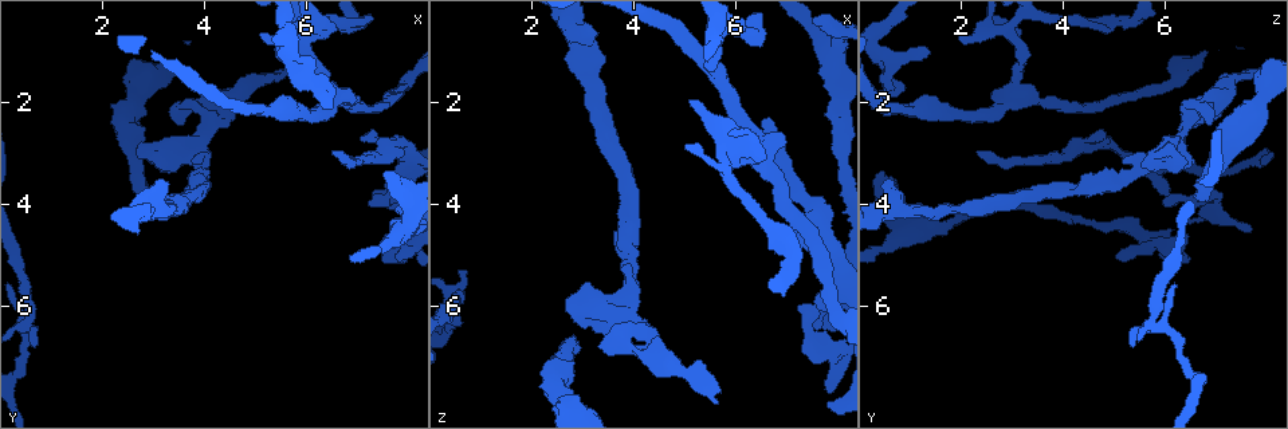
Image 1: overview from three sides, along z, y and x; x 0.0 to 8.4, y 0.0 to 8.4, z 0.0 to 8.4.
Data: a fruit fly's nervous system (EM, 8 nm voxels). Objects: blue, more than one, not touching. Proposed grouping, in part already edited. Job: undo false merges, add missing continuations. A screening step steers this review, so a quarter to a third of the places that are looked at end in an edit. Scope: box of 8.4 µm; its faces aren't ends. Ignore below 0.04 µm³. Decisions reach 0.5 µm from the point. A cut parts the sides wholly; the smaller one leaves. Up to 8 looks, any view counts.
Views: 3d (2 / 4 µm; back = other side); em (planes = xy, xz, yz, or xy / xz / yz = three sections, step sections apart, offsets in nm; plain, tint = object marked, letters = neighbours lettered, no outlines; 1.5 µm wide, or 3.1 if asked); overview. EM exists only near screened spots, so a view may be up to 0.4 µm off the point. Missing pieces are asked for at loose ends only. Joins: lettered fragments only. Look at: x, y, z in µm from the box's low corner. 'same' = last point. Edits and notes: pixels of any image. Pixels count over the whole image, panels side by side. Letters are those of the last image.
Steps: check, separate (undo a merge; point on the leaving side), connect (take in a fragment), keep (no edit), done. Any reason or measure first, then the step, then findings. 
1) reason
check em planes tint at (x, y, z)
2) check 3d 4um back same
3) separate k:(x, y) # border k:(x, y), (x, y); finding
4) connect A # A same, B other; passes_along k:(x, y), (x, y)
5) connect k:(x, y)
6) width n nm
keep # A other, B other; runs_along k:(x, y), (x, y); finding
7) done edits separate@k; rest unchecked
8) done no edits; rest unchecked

check em planes letters at (5.65, 1.35, 7.90)

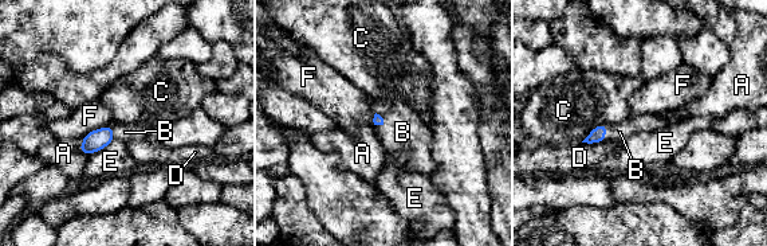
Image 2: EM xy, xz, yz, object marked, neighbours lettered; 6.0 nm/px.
connect B # A other, B same, C other, D other, E other, F other; passes_along 2:(597, 135), (605, 133), (620, 132); the neuron continues

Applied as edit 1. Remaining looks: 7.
check overview

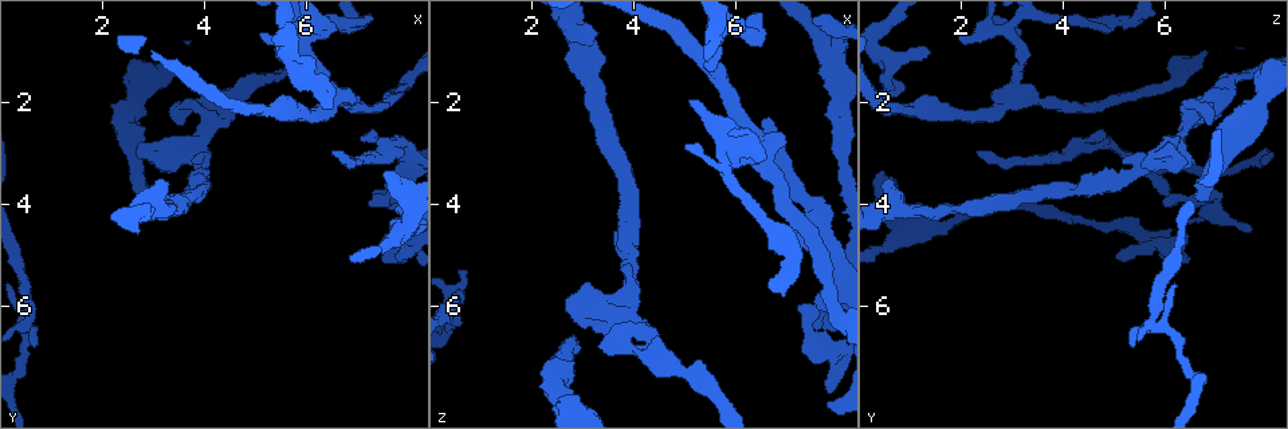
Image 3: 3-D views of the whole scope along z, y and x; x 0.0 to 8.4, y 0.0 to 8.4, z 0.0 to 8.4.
branch stops here
check 3d 2um at (5.10, 0.65, 1.90)

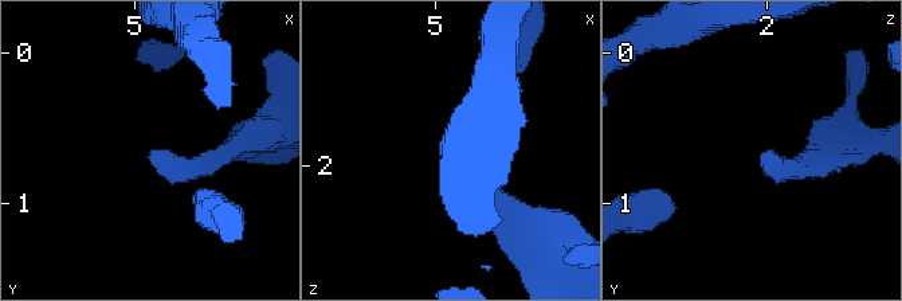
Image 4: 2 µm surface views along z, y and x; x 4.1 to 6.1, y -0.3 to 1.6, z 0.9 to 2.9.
check em xy step 4 tint at (5.10, 0.68, 1.96)

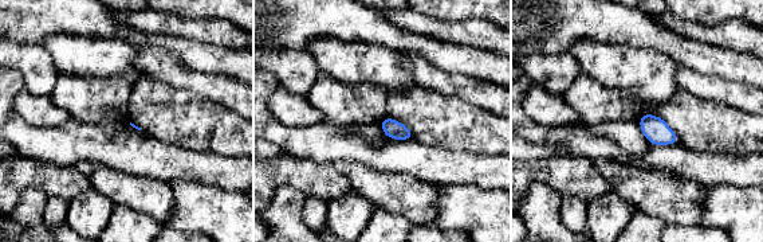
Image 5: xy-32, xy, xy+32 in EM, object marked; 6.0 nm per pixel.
another direction
check em planes letters same

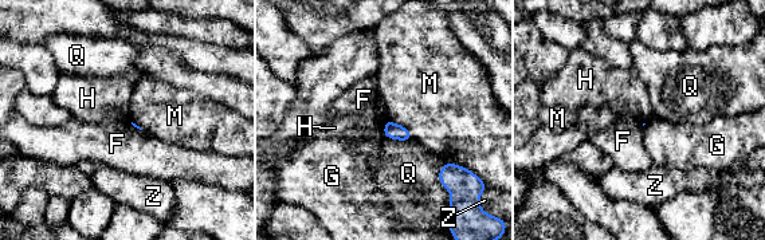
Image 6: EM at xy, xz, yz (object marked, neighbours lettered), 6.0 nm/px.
keep # F other, G other, H other, M other, Q other, Z other; border 6:(385, 120), (383, 129); none of them fits

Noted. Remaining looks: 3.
branch stops here
check em yz step 4 letters at (0.70, 6.85, 5.35)

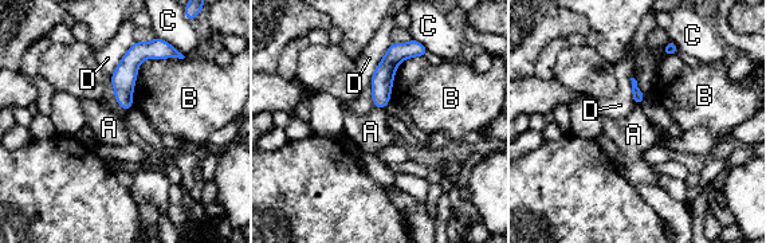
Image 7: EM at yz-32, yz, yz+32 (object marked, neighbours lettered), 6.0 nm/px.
keep # A other, B other, C other, D other; runs_along 7:(421, 50), (387, 67), (377, 104); no lettered fragment goes on from it

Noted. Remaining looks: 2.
done edits connect@2; rest unchecked

